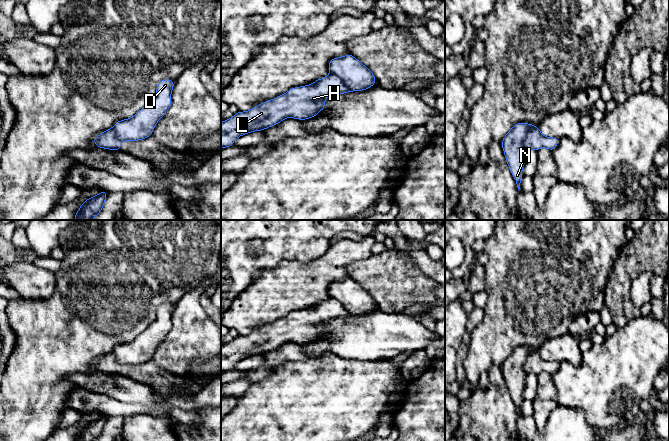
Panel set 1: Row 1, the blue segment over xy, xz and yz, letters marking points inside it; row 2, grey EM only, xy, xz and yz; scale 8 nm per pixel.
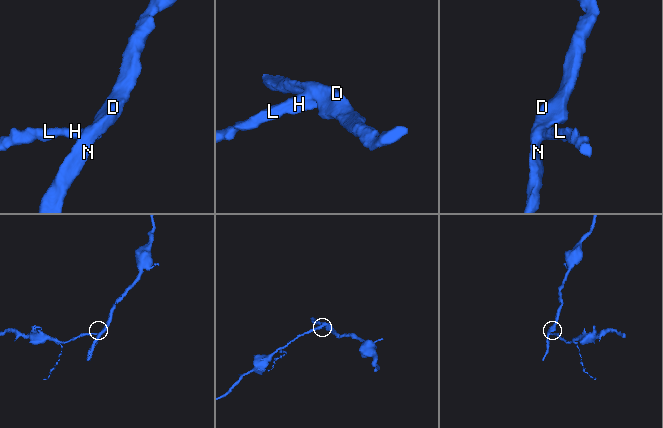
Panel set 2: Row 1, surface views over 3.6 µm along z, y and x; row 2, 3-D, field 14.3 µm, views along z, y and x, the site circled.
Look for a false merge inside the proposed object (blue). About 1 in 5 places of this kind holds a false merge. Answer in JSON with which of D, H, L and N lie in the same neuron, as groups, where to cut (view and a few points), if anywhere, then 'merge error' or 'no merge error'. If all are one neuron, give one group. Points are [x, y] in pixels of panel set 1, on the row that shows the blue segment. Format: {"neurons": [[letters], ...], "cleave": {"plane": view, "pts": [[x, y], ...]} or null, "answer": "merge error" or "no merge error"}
{"neurons": [["D", "N"], ["H", "L"]], "cleave": {"plane": "yz", "pts": [[536, 126], [527, 132], [524, 140], [526, 150]]}, "answer": "merge error"}

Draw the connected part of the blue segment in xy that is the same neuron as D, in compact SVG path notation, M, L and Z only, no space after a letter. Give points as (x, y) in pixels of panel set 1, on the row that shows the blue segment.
M171 79L159 81L155 96L142 109L140 109L133 117L117 121L113 125L112 130L116 137L122 141L139 141L152 136L156 124L171 106L171 93L174 88L174 83L175 81Z

